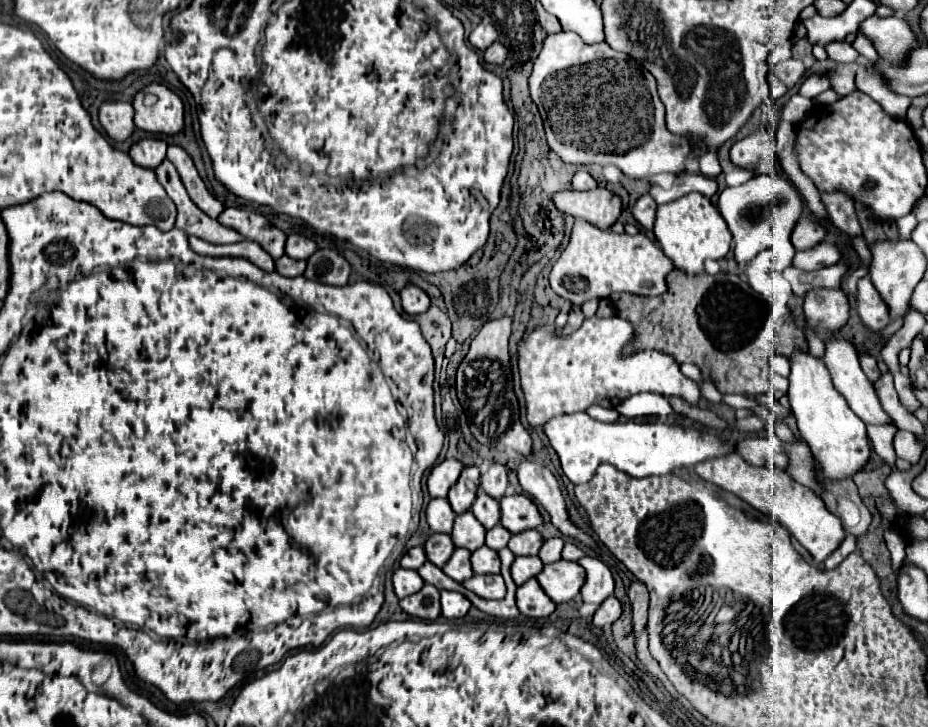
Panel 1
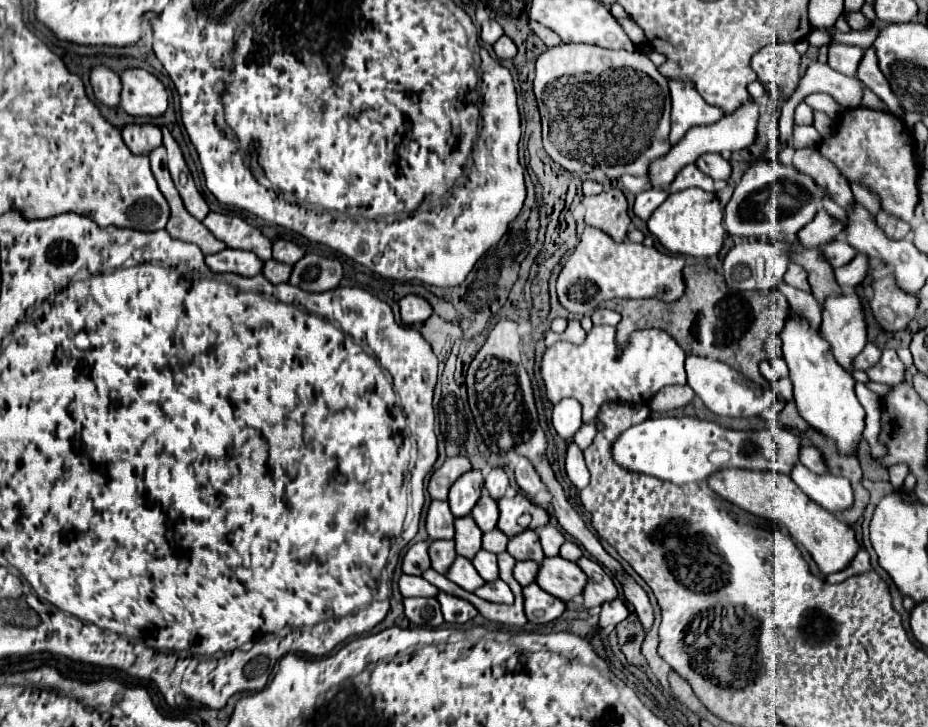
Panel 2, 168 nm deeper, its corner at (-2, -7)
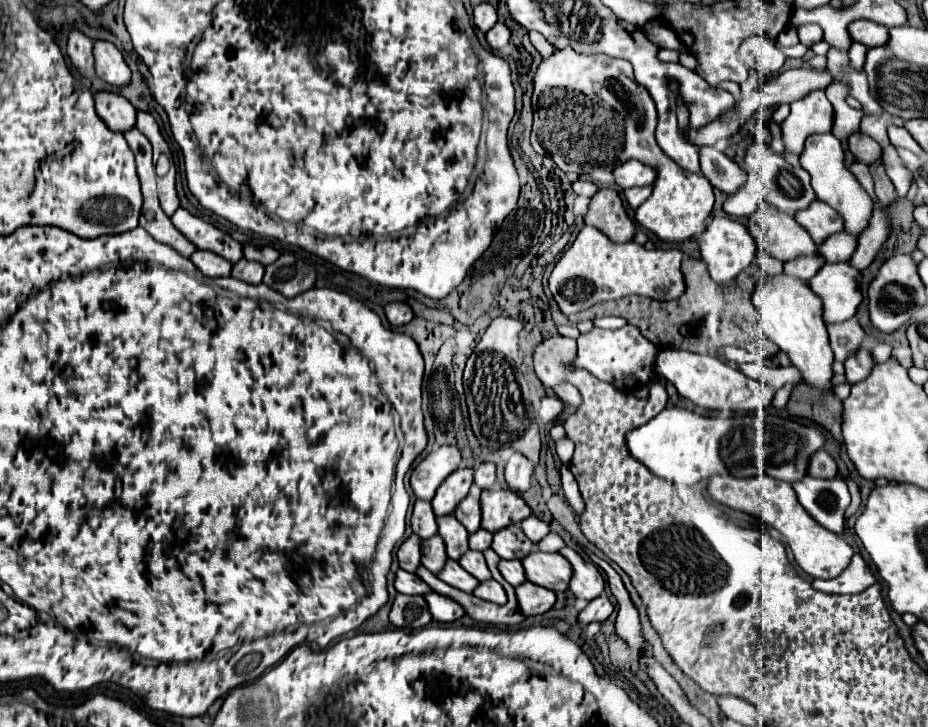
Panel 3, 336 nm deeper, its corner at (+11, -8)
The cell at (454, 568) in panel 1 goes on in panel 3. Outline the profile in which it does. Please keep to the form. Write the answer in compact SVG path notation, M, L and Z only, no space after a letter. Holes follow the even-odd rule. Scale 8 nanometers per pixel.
M448 560L446 566L442 568L442 572L438 572L438 578L442 578L446 584L462 590L462 592L468 592L472 594L474 588L480 584L474 576L470 576L458 562L454 560Z

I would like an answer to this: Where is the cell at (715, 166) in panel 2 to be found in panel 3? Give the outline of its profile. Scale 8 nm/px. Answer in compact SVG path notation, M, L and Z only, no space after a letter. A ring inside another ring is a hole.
M572 48L556 50L538 66L534 78L534 126L532 148L550 156L558 168L568 170L570 164L604 166L612 170L630 158L650 164L656 170L650 198L636 210L636 222L654 232L660 240L682 242L704 230L706 218L714 204L714 188L734 194L746 182L746 170L730 160L724 152L704 146L700 154L702 174L684 172L658 148L654 138L656 106L648 90L634 80L632 66L604 54L578 54Z

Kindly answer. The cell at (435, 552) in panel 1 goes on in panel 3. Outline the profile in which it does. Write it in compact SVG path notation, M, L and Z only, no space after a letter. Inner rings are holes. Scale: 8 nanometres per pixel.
M438 534L428 538L428 540L422 540L422 564L430 572L438 574L446 560L448 560L448 556L446 556L446 550L444 550L444 542Z

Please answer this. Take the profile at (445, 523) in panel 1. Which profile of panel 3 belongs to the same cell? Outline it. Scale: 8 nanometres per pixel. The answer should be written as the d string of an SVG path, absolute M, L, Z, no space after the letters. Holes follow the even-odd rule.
M416 500L416 502L414 502L410 526L412 526L414 534L418 534L422 540L424 540L424 538L430 538L430 536L434 536L434 534L438 532L436 516L434 516L434 512L432 512L430 502L424 502L424 500Z

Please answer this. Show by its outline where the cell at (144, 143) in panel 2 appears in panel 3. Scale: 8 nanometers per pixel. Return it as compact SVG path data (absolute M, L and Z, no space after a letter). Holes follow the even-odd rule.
M98 92L96 112L116 132L126 132L136 124L136 108L118 92Z

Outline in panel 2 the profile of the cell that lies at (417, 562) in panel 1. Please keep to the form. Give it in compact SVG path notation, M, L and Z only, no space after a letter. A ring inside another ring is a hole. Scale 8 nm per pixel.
M427 541L411 545L411 549L403 557L403 565L401 565L403 573L407 573L407 575L421 575L423 571L427 571L431 567L429 555L427 555L427 545L429 545Z

